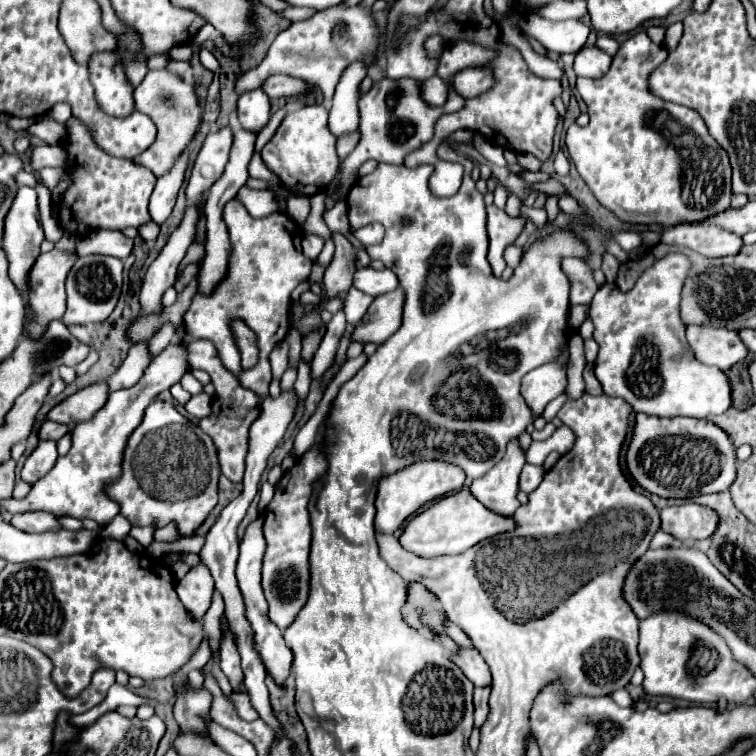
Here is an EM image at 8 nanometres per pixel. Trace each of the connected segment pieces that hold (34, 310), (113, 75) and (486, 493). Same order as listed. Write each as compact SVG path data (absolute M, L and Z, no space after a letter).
M54 248L48 254L40 254L40 258L36 260L30 272L34 290L30 294L28 320L32 320L32 332L44 332L44 324L48 324L48 320L58 320L64 316L64 282L76 258L78 256L72 256L72 252Z
M100 52L100 54L94 54L90 58L90 80L94 84L98 104L106 114L128 116L134 110L134 98L132 98L134 90L124 76L124 68L122 68L120 58L116 56L116 52Z
M512 440L512 444L508 444L504 460L496 464L496 468L492 468L488 474L472 482L470 486L472 494L488 510L510 518L520 506L516 494L518 494L518 480L524 464L526 464L524 452L520 450L518 440Z

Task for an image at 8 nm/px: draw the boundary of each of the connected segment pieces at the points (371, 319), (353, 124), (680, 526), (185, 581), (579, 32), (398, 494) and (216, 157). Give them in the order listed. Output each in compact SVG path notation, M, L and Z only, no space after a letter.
M396 288L394 292L374 298L362 320L354 326L350 342L382 344L388 336L392 336L400 328L402 306L404 306L402 288Z
M352 64L348 72L340 78L340 84L336 86L334 104L330 108L328 128L330 132L340 138L346 134L352 134L358 130L358 116L356 116L356 100L360 98L358 84L366 76L364 64Z
M700 504L668 506L660 510L660 518L662 530L678 538L680 542L710 538L720 522L720 516L712 508Z
M204 564L192 568L182 580L176 582L176 592L182 604L196 616L202 618L212 604L214 580Z
M536 14L524 16L520 26L528 36L544 44L548 52L560 52L560 54L578 52L590 34L590 28L580 20L550 22Z
M420 460L404 470L398 470L390 476L384 476L378 482L378 494L376 494L376 528L388 534L394 534L400 524L414 514L422 504L436 500L452 490L460 490L464 486L466 474L456 464L444 462L444 460Z
M220 128L208 134L186 186L186 202L192 204L198 200L224 172L232 148L232 130Z

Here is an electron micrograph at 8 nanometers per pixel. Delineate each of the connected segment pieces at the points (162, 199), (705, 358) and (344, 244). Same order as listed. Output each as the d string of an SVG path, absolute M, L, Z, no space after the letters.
M184 152L184 156L180 156L180 160L176 160L172 172L164 174L156 182L156 188L154 188L152 198L150 198L150 218L158 226L162 226L168 220L168 216L172 214L172 208L174 208L174 202L176 202L176 196L178 196L178 190L180 190L180 186L184 182L186 160L188 160L188 154Z
M688 326L688 344L696 352L696 358L704 364L730 370L734 364L748 356L748 348L736 330L714 326Z
M334 234L334 244L336 244L336 252L324 274L324 286L326 286L328 300L336 298L342 290L348 290L352 286L352 276L358 268L356 250L342 234Z

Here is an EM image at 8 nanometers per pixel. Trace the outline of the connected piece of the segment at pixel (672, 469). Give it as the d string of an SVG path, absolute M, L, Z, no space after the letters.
M638 414L634 438L626 452L626 462L632 478L648 492L658 494L662 498L696 498L700 494L724 492L736 480L736 450L732 446L730 436L710 420L704 418L660 418Z

